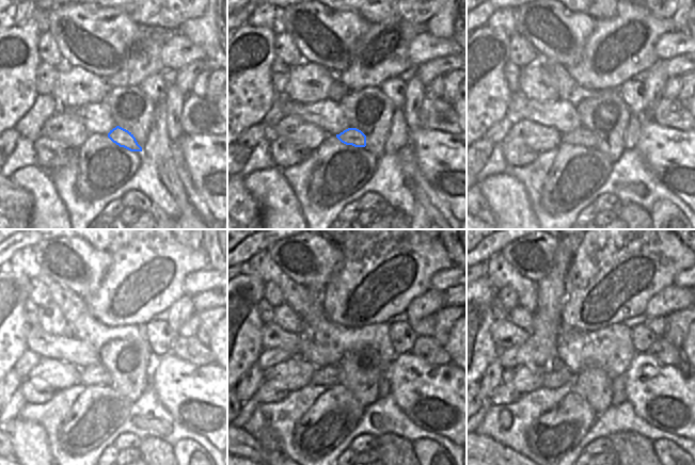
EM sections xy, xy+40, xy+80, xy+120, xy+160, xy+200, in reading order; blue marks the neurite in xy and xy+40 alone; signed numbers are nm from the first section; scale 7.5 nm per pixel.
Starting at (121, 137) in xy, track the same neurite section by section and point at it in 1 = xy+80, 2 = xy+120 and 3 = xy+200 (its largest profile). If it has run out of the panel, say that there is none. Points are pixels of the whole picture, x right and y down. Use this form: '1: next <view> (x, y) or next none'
1: next xy+80 (583, 137)
2: next xy+120 (96, 374)
3: next xy+200 (554, 379)

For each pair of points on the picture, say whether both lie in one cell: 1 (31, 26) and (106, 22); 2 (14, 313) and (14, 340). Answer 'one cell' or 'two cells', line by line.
1: two cells
2: one cell

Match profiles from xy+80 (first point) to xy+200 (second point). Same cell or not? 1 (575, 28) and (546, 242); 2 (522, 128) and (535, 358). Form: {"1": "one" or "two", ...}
{"1": "one", "2": "two"}

